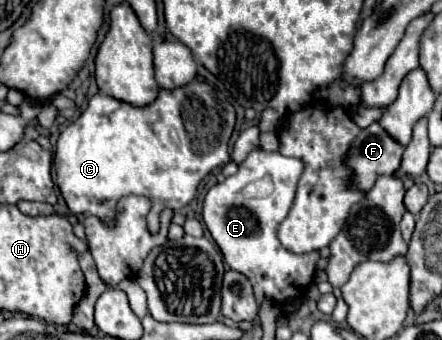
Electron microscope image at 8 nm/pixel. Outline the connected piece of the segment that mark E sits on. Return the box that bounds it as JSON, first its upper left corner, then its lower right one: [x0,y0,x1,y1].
[203,149,319,303]

